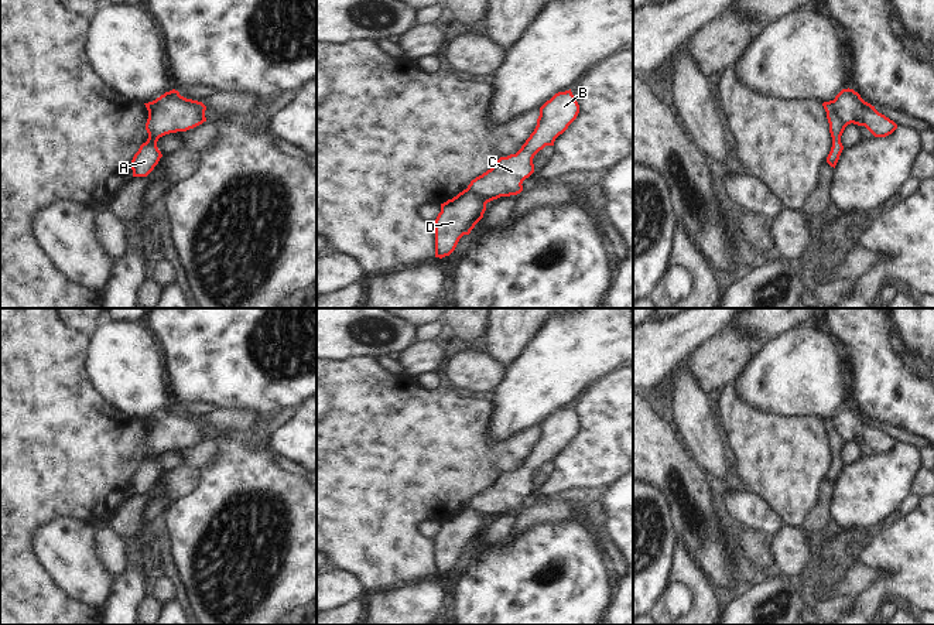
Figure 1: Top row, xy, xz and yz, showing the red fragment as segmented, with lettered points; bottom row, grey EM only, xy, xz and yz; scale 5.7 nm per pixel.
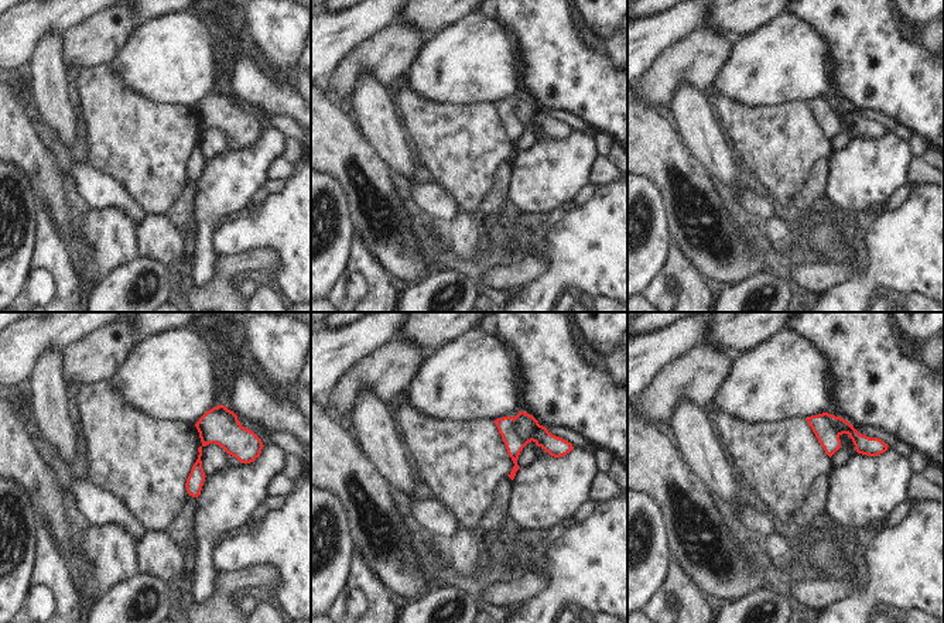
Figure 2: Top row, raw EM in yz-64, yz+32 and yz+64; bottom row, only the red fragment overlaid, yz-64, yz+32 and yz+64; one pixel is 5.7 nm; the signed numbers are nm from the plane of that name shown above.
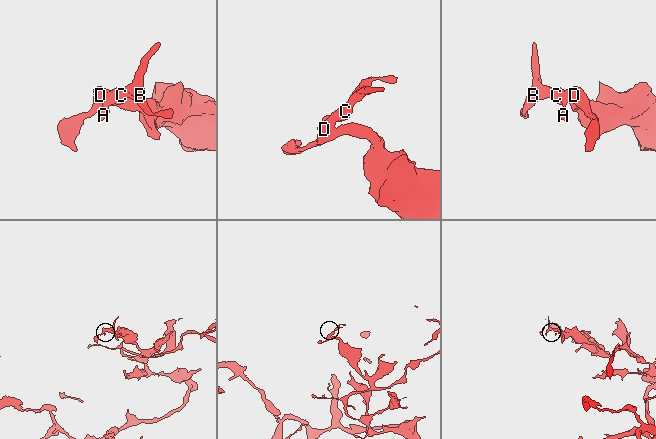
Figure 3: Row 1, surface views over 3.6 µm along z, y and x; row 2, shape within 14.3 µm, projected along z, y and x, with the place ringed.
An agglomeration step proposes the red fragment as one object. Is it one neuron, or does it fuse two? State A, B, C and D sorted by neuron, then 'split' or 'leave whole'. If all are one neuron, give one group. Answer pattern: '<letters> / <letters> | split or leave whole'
A B C / D | split

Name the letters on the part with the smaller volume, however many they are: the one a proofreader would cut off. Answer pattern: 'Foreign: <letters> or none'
Foreign: A, B, C

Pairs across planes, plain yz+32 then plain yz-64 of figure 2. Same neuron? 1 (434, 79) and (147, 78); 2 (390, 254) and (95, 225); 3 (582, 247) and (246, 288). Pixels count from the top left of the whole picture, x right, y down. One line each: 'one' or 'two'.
1: one
2: two
3: two

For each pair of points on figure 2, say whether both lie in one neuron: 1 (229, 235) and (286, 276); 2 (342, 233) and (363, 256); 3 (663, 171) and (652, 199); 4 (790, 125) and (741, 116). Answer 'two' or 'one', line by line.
1: one
2: two
3: two
4: one

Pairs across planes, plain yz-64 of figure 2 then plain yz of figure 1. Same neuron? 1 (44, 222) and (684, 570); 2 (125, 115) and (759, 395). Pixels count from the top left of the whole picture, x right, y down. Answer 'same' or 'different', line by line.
1: same
2: different

